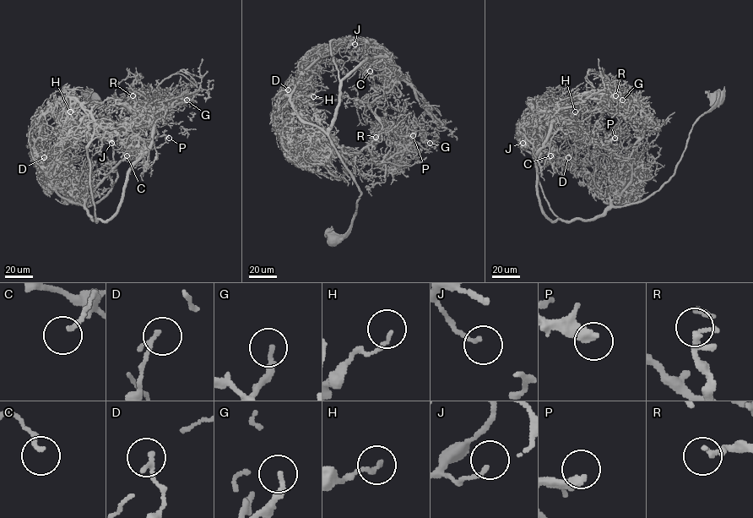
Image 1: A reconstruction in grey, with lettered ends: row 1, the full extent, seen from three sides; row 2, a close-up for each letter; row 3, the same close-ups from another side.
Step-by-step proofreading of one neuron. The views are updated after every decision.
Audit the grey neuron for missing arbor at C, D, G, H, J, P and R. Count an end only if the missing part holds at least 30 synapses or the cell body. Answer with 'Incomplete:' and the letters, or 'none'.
Incomplete: none

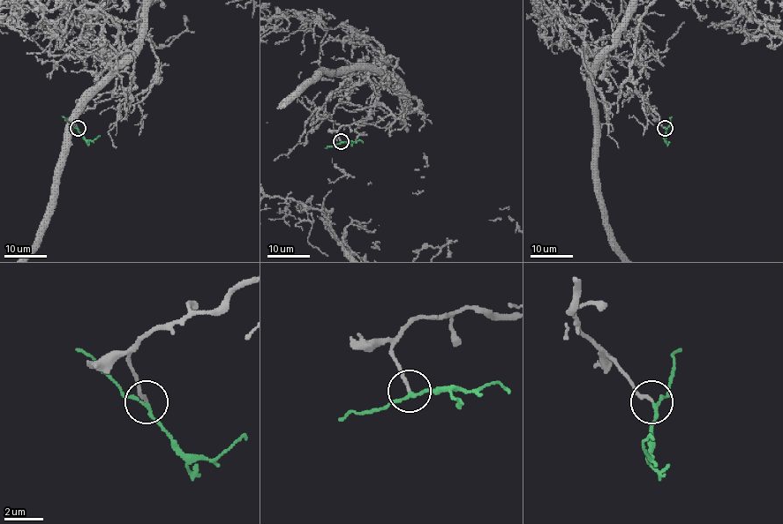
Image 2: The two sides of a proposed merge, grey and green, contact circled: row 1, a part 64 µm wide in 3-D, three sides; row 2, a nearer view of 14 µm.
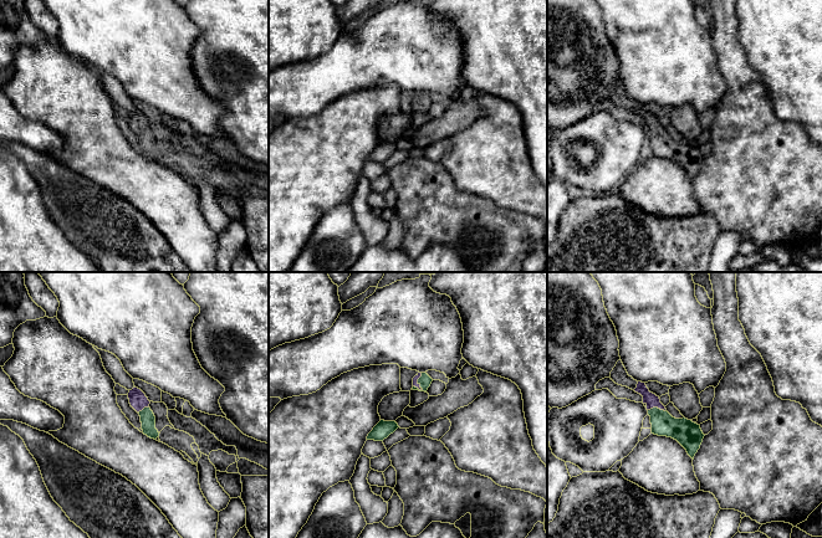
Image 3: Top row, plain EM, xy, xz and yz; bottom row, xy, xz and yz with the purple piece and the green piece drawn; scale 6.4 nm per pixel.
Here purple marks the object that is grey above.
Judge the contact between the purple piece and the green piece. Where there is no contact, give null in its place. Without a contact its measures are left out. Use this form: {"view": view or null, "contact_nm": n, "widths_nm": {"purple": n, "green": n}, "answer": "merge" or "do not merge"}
{"view": "yz", "contact_nm": 120, "widths_nm": {"purple": 90, "green": 160}, "answer": "merge"}

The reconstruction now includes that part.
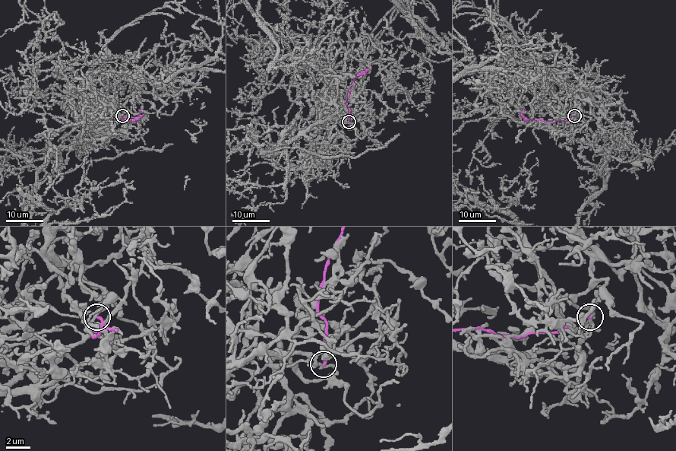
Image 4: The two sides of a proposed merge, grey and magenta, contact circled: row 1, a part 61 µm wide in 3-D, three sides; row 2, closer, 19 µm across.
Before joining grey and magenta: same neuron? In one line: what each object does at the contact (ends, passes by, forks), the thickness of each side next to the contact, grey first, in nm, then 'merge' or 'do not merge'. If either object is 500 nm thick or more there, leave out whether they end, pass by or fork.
grey passes by | magenta ends | 200/240 nm | do not merge

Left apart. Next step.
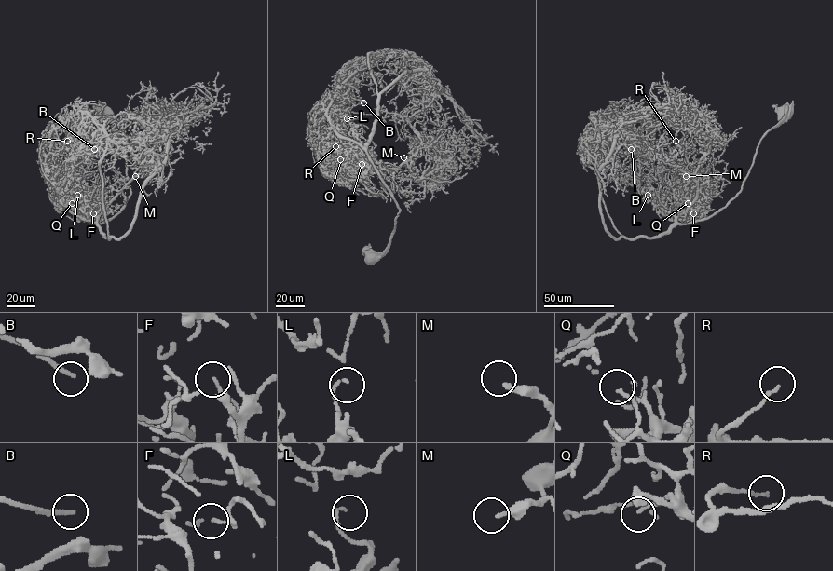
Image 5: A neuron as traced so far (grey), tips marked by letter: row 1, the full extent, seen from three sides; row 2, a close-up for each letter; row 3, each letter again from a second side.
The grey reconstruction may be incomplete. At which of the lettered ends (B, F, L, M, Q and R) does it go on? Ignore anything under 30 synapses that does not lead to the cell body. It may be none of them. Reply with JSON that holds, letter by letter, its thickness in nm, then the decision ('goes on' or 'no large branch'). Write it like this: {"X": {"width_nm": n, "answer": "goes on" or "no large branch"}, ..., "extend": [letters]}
{"B": {"width_nm": 200, "answer": "goes on"}, "F": {"width_nm": 120, "answer": "no large branch"}, "L": {"width_nm": 100, "answer": "no large branch"}, "M": {"width_nm": 200, "answer": "goes on"}, "Q": {"width_nm": 120, "answer": "no large branch"}, "R": {"width_nm": 120, "answer": "goes on"}, "extend": ["B", "M", "R"]}

